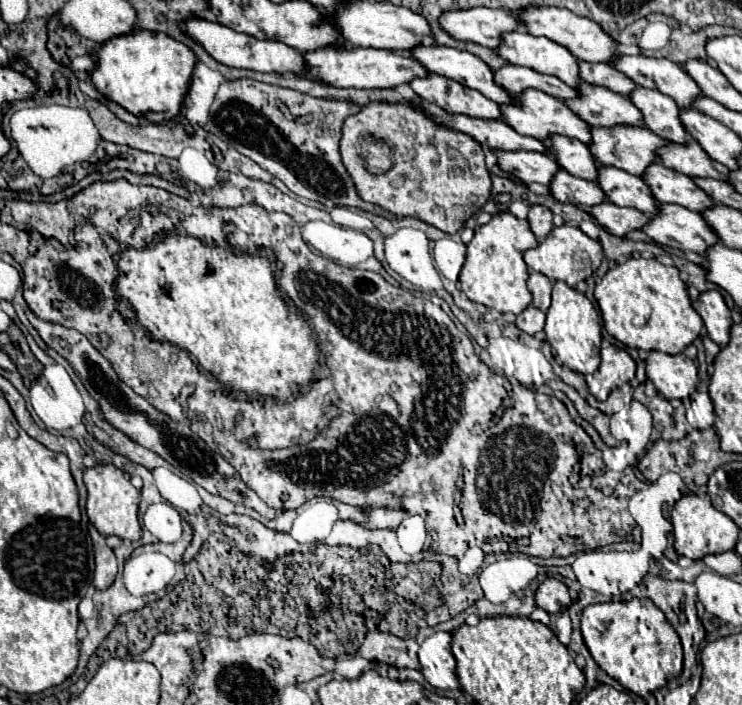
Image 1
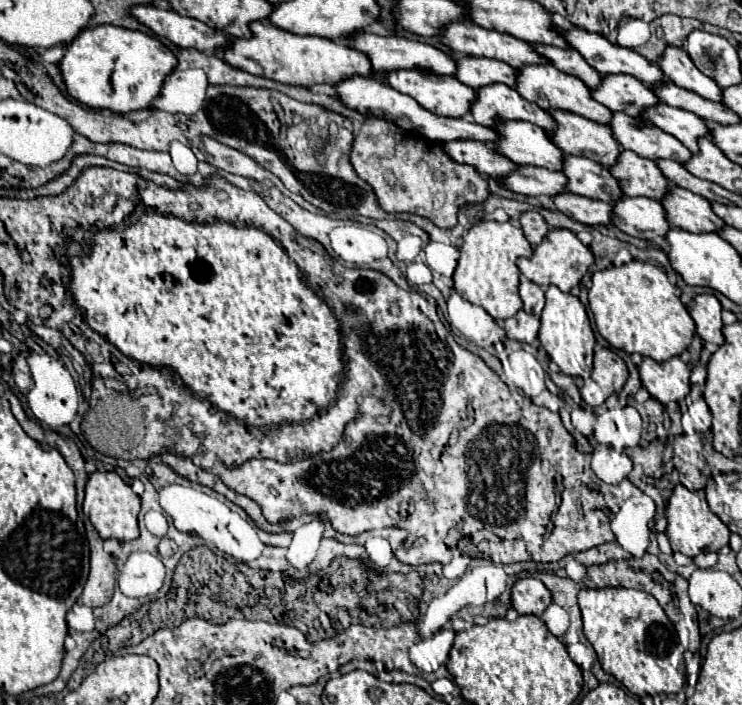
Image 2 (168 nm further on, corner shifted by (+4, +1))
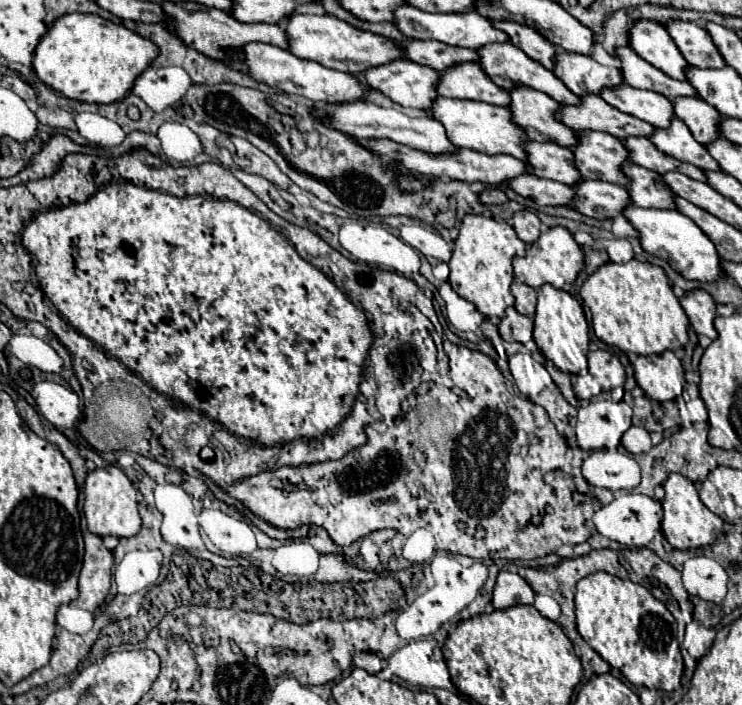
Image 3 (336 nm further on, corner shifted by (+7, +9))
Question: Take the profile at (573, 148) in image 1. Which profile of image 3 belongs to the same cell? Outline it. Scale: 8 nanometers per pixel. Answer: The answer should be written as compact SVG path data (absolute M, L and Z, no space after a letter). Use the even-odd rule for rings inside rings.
M437 97L431 105L433 119L437 119L445 131L449 141L455 147L467 147L473 151L481 151L487 155L511 155L523 159L523 141L527 135L517 125L511 125L511 115L505 107L495 107L489 103L467 101L467 99L445 99Z

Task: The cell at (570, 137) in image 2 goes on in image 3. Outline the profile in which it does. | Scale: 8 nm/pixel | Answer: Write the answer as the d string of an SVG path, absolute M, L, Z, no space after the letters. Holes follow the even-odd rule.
M513 87L509 91L511 103L507 109L511 111L511 121L519 125L527 139L531 141L551 141L561 147L575 145L577 137L571 129L567 129L561 121L555 121L555 109L561 103L551 101L545 93L539 93L531 87Z

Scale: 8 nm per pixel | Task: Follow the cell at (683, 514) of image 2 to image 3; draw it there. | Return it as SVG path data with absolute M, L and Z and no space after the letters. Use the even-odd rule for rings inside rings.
M671 473L663 485L665 489L665 499L663 503L663 521L661 521L661 531L665 535L665 539L681 551L689 551L695 547L703 547L703 545L713 545L719 535L723 535L723 519L717 517L715 513L711 513L699 499L699 493L695 489L695 485L685 479L679 473Z

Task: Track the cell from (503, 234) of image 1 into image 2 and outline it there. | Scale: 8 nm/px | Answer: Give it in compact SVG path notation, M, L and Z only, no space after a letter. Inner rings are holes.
M514 221L476 223L466 233L464 243L460 247L458 267L452 277L456 293L462 295L466 301L486 309L496 321L504 321L506 317L512 317L522 309L522 299L518 295L520 271L516 267L516 259L530 253L532 253L532 245L526 241L518 223Z

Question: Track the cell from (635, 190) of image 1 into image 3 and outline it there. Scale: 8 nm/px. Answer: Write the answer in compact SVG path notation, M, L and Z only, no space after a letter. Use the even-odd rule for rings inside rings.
M525 141L523 149L527 153L525 163L527 163L529 173L565 183L569 187L575 185L575 181L581 181L569 147L561 147L555 143Z

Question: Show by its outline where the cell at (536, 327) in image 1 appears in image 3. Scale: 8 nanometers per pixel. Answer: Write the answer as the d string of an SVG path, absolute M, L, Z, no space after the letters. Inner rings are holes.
M509 307L505 311L505 317L499 323L499 333L505 341L519 341L529 343L533 331L533 321L521 313L517 313L515 307Z

